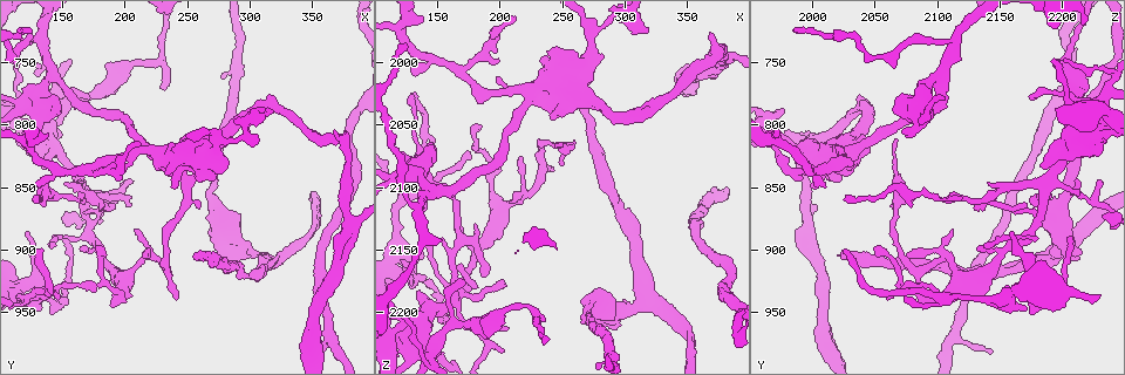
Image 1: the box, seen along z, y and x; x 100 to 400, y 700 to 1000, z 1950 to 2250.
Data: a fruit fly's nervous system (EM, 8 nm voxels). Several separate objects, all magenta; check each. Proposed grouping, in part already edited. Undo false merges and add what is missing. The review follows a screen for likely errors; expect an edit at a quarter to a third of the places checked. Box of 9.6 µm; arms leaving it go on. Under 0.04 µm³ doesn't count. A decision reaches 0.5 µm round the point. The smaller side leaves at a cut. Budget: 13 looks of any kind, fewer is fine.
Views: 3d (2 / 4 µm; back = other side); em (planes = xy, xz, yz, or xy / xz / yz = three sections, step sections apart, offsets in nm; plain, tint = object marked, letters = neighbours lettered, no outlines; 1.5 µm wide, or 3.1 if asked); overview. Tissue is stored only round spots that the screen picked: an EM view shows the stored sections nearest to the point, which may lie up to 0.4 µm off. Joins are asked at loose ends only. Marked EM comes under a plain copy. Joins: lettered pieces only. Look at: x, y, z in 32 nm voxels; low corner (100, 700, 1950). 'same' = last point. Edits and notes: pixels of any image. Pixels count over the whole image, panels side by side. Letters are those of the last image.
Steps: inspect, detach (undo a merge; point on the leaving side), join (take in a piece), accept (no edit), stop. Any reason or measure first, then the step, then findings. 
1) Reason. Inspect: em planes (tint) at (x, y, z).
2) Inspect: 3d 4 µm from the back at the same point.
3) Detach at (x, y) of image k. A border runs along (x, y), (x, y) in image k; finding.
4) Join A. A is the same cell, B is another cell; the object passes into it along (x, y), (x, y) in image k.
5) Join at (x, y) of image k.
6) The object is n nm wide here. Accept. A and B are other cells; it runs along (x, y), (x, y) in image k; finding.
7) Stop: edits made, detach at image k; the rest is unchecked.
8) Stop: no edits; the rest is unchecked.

Tapers out. Inspect: em planes (letters) at (120, 746, 2202).

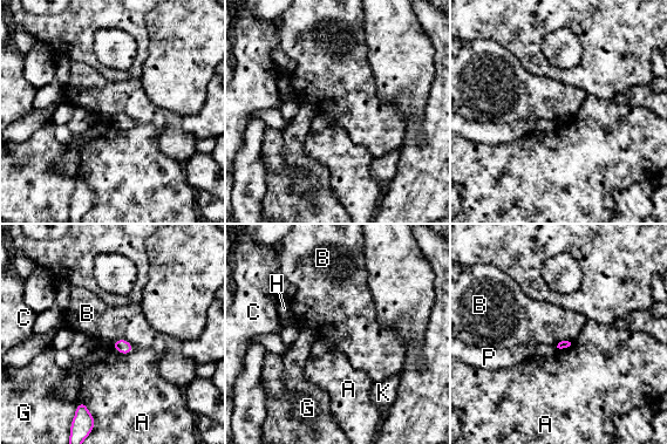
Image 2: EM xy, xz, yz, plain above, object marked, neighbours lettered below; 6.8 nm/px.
The longest contact is with B, 170 nm. Accept. A, B, C, G, H, K and P are other cells; a border runs along (113, 341), (126, 339), (135, 349) in image 2; no lettered piece goes on from it.

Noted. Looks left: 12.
Free end. Inspect: 3d 2 µm at (146, 786, 2062).

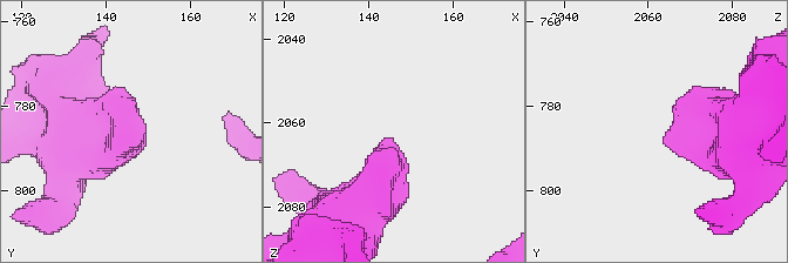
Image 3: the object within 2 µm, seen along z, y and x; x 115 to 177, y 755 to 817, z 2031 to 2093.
Inspect: em yz step 4 (letters) at (144, 788, 2064).

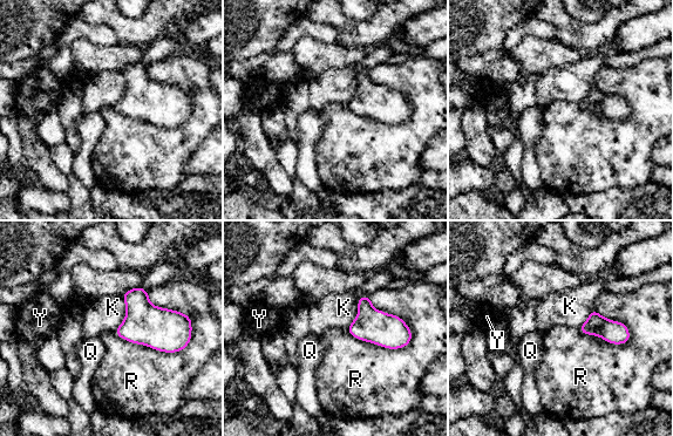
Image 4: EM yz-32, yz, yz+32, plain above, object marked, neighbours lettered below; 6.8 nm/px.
Another direction. Inspect: em planes (letters) at the same point.

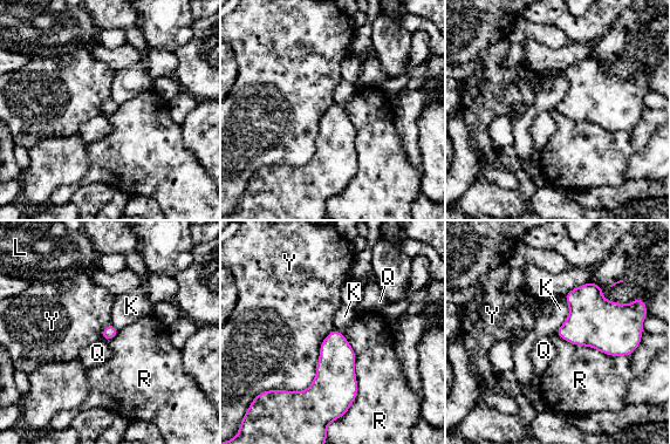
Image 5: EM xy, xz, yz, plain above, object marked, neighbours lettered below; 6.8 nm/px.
The longest contact is with Y, 600 nm. Accept. K, L, Q, R and Y are other cells; no lettered piece goes on from it.

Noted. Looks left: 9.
Branch stops here. Inspect: 3d 4 µm at (124, 724, 1986).

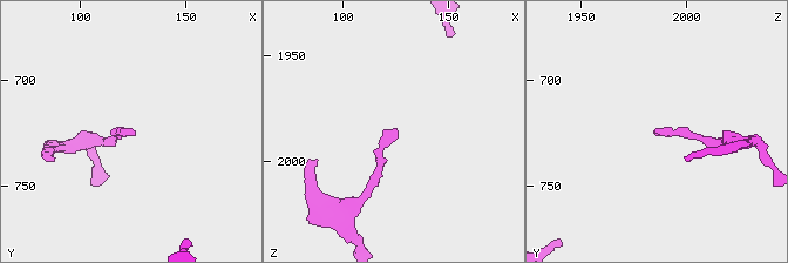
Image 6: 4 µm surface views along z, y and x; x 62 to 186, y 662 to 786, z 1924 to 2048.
Shape alone is not enough. Inspect: em yz step 4 (letters) at (125, 723, 1984).

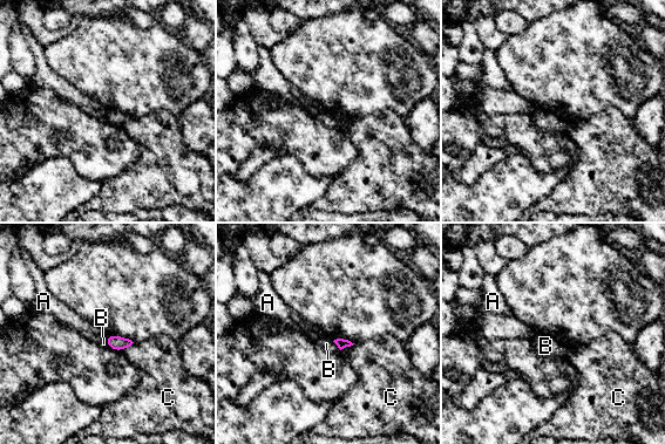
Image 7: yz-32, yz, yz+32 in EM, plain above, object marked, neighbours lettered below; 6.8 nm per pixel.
Accept. A, B and C are other cells; a border runs along (108, 335), (104, 340) in image 7; no lettered piece goes on from it.

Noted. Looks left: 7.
Branch stops here. Inspect: 3d 4 µm at (316, 788, 1974).

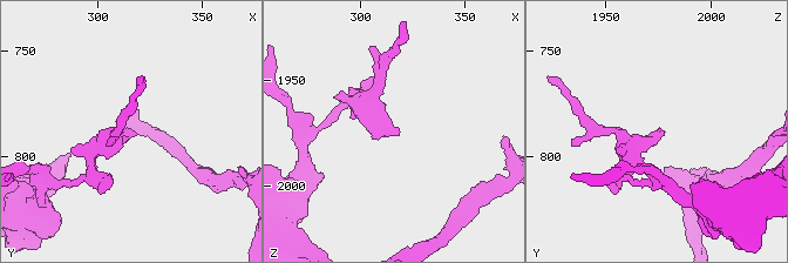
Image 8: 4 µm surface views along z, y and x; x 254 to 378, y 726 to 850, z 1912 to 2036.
Inspect: em planes (letters) at (318, 790, 1976).

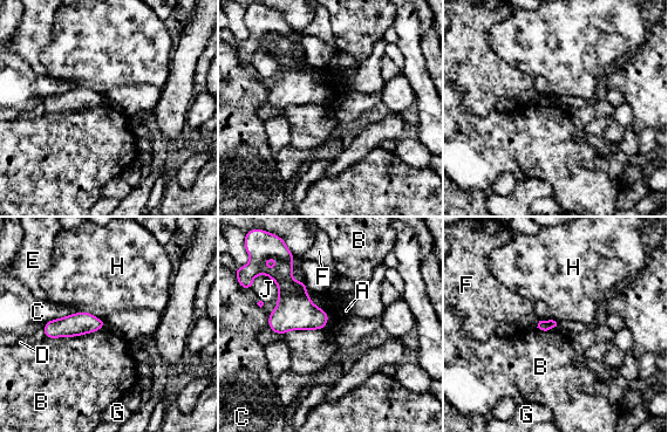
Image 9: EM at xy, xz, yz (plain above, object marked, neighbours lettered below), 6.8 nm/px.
Accept. A, B, C, D, E, F, G, H and J are other cells; a border runs along (106, 324), (91, 333), (45, 340) in image 9; no lettered piece goes on from it.

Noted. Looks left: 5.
Thick turns thin. Inspect: 3d 4 µm at (312, 904, 2192).

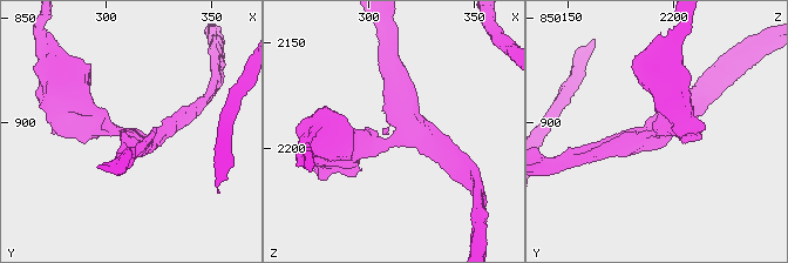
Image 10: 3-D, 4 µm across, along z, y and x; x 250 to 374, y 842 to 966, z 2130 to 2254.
3 arms meet here; the arms are 220, 220, 280 nm wide. Inspect: em planes (tint) at (311, 904, 2193).

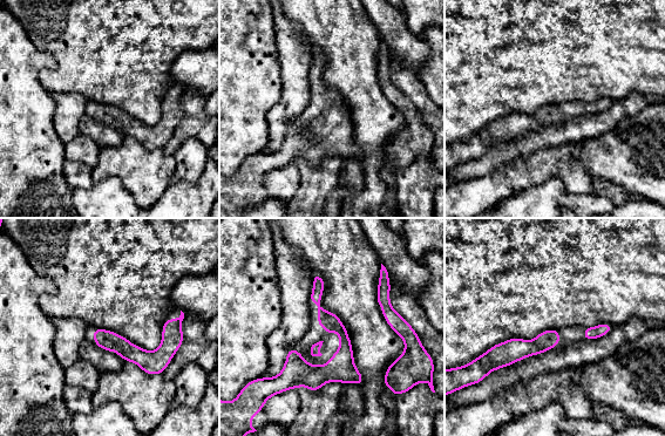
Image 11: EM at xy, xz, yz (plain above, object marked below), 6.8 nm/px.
Inspect: em planes (letters) at the same point.

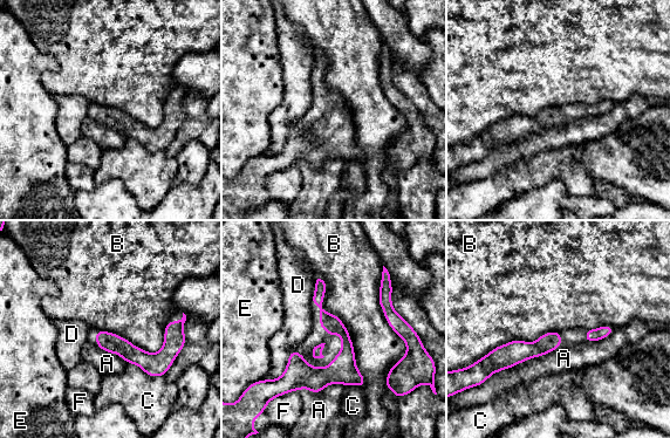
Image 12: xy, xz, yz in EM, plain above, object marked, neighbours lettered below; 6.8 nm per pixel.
The longest contact is with B, 700 nm. Accept. A, B, C, D, E and F are other cells; continuous, no second neuron.

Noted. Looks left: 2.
Stop: no edits; the rest is unchecked.

